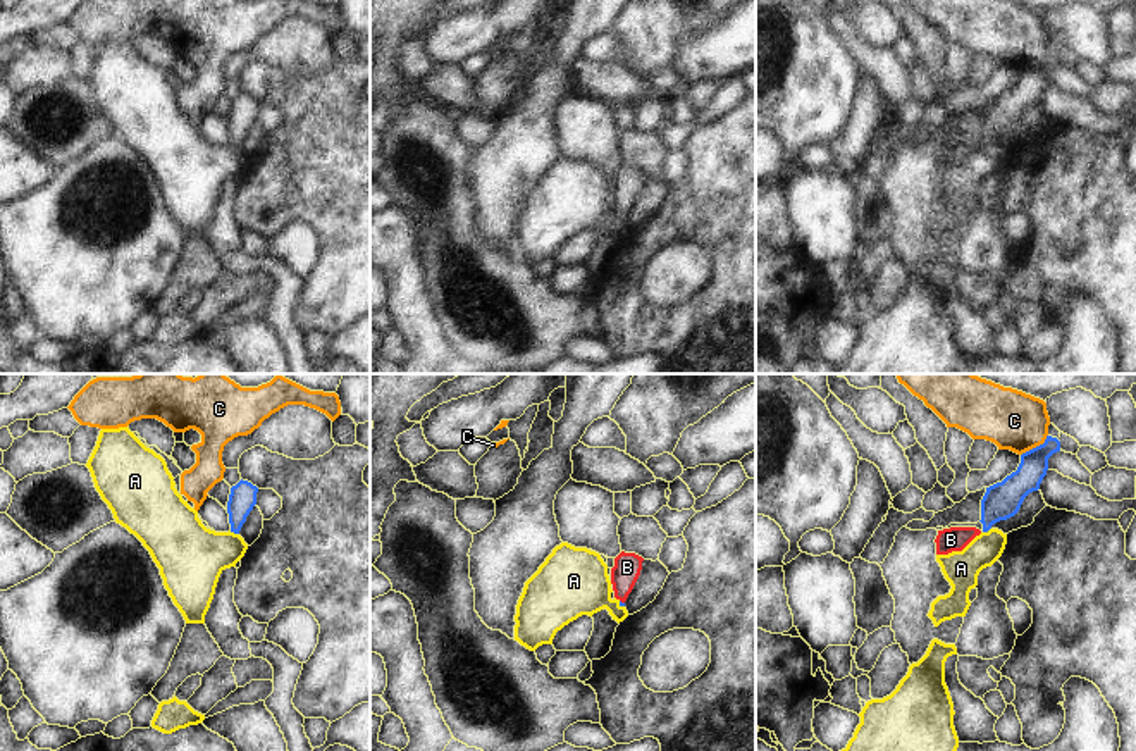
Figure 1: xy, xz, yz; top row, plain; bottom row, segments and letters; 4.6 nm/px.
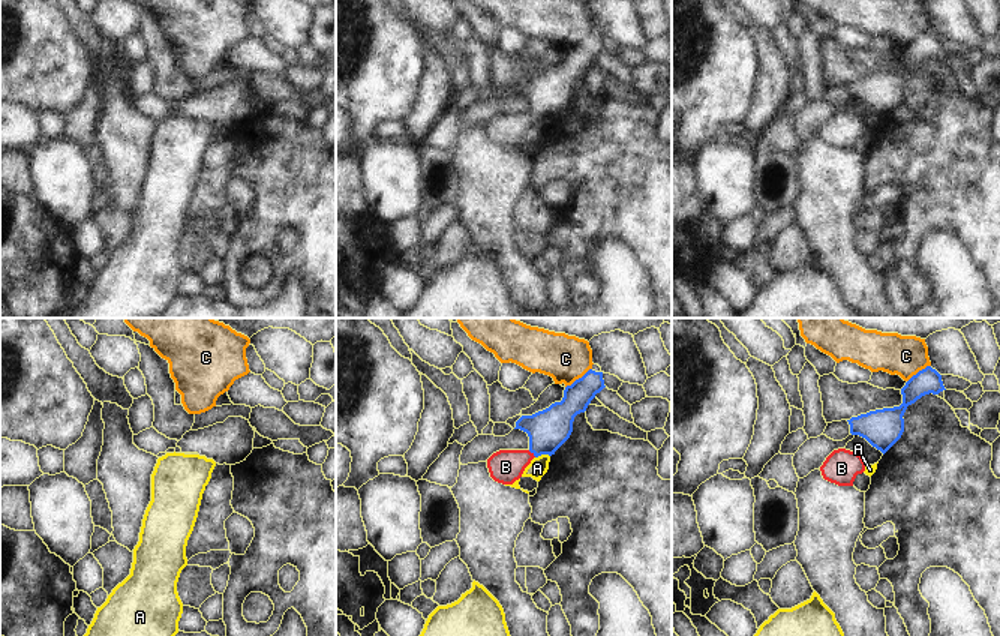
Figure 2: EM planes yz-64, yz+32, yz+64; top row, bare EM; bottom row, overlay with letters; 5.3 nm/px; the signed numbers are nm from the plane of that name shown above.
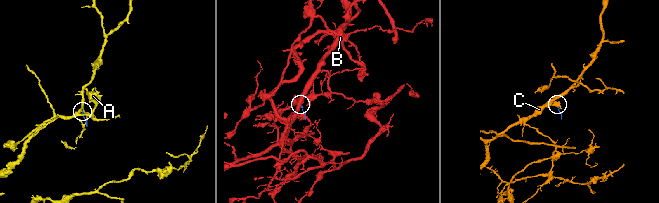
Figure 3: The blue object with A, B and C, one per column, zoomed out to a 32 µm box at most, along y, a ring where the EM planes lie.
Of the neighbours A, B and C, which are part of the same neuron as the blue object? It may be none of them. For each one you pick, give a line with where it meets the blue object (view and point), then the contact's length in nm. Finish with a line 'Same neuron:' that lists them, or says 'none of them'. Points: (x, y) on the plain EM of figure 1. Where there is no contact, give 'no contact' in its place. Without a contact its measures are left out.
B: xz (620, 216) | 30 nm
Same neuron: B

